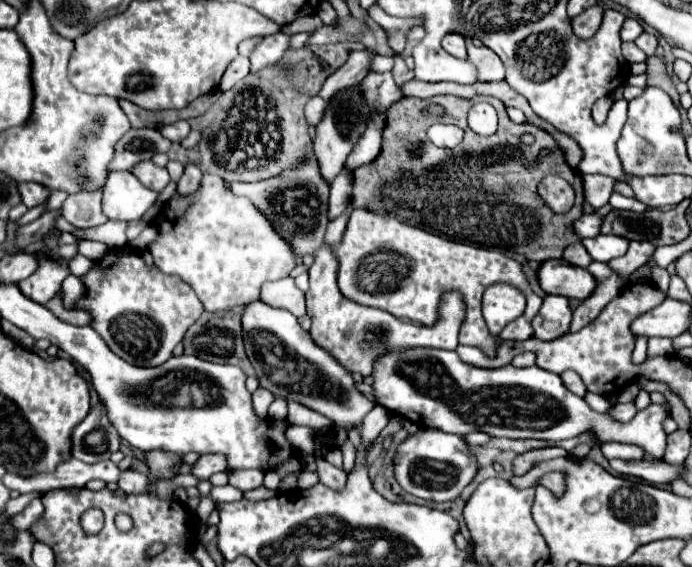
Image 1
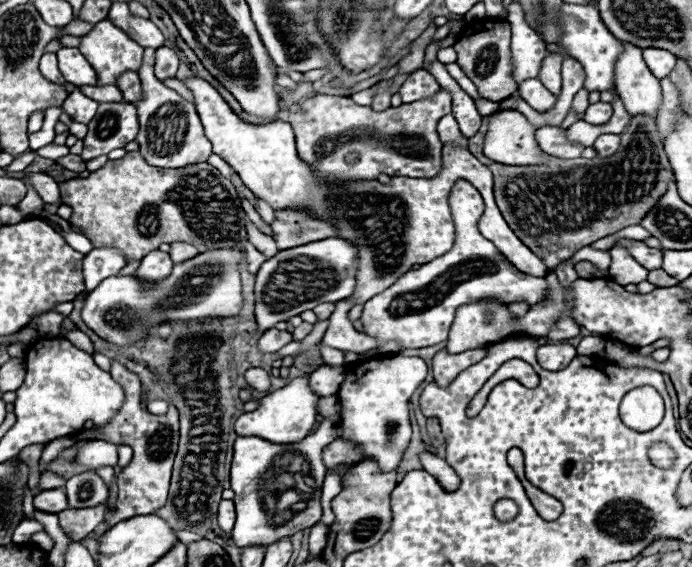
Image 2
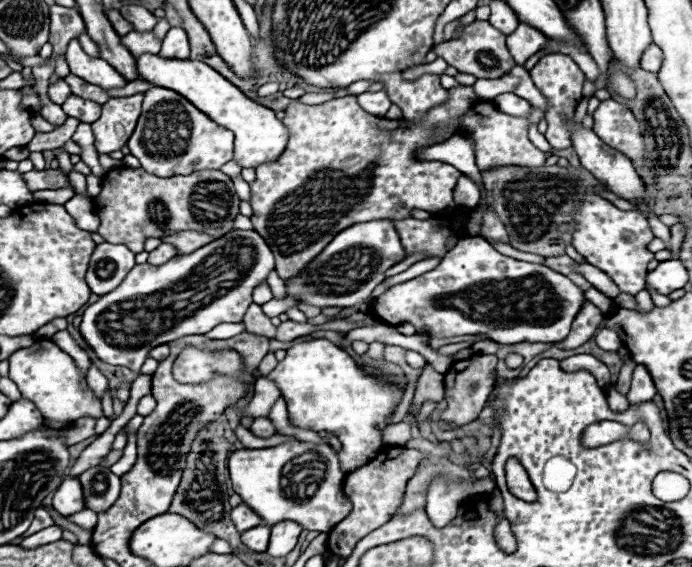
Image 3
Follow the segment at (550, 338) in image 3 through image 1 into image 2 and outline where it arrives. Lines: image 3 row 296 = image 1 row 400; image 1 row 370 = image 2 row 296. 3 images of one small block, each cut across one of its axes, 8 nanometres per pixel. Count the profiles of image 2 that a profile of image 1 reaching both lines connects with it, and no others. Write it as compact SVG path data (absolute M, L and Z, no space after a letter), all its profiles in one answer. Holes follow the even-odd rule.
M466 180L456 182L456 186L452 188L452 194L450 194L450 208L452 208L452 216L454 216L454 224L456 224L456 244L452 246L452 250L446 252L440 260L428 262L428 264L420 266L418 270L406 272L404 276L400 276L400 280L396 280L396 284L392 284L390 288L376 294L374 298L370 298L364 304L364 310L360 316L360 320L364 322L364 334L376 338L380 346L388 340L402 342L402 348L426 348L426 346L444 342L444 340L448 340L448 330L454 322L456 308L460 308L464 304L472 304L478 300L498 300L500 304L526 302L532 308L532 306L544 302L544 296L548 296L546 278L536 278L536 276L520 272L498 252L498 248L492 242L484 240L480 236L480 232L476 230L476 220L484 212L484 200L472 184L468 184Z

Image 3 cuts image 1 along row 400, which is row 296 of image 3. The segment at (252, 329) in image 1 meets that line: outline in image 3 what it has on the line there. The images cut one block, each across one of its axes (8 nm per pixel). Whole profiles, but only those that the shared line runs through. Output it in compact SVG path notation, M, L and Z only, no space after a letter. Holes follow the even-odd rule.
M378 218L370 222L352 224L340 232L318 256L308 264L308 268L286 282L288 296L298 298L302 304L310 306L358 306L360 312L370 312L372 290L384 280L384 272L404 258L404 248L400 236L390 218Z

